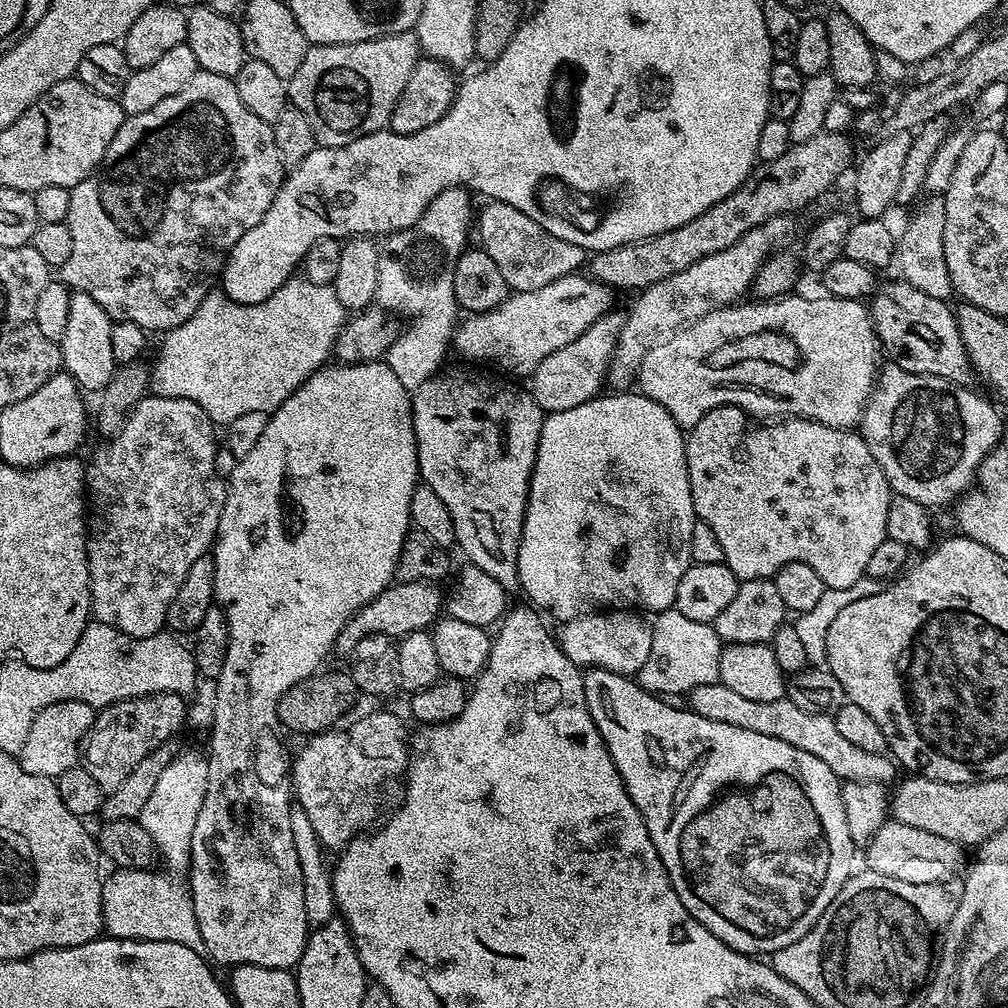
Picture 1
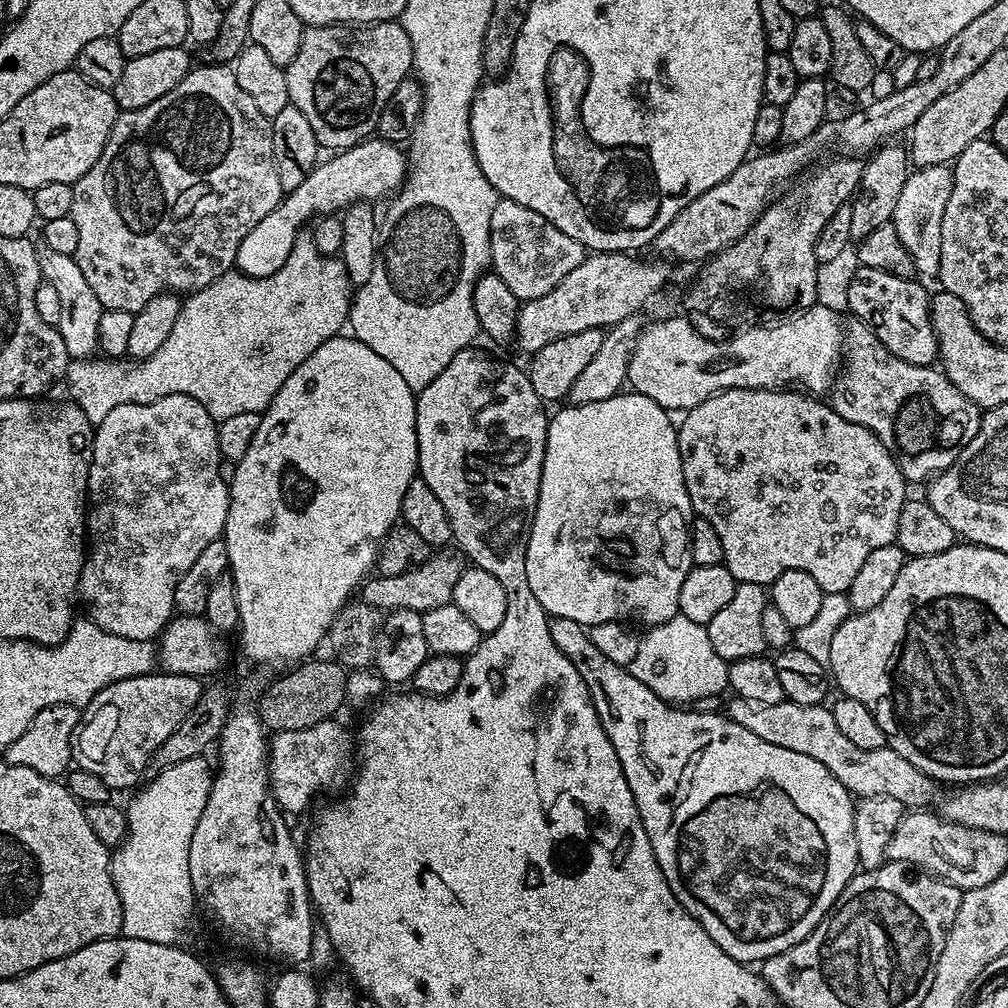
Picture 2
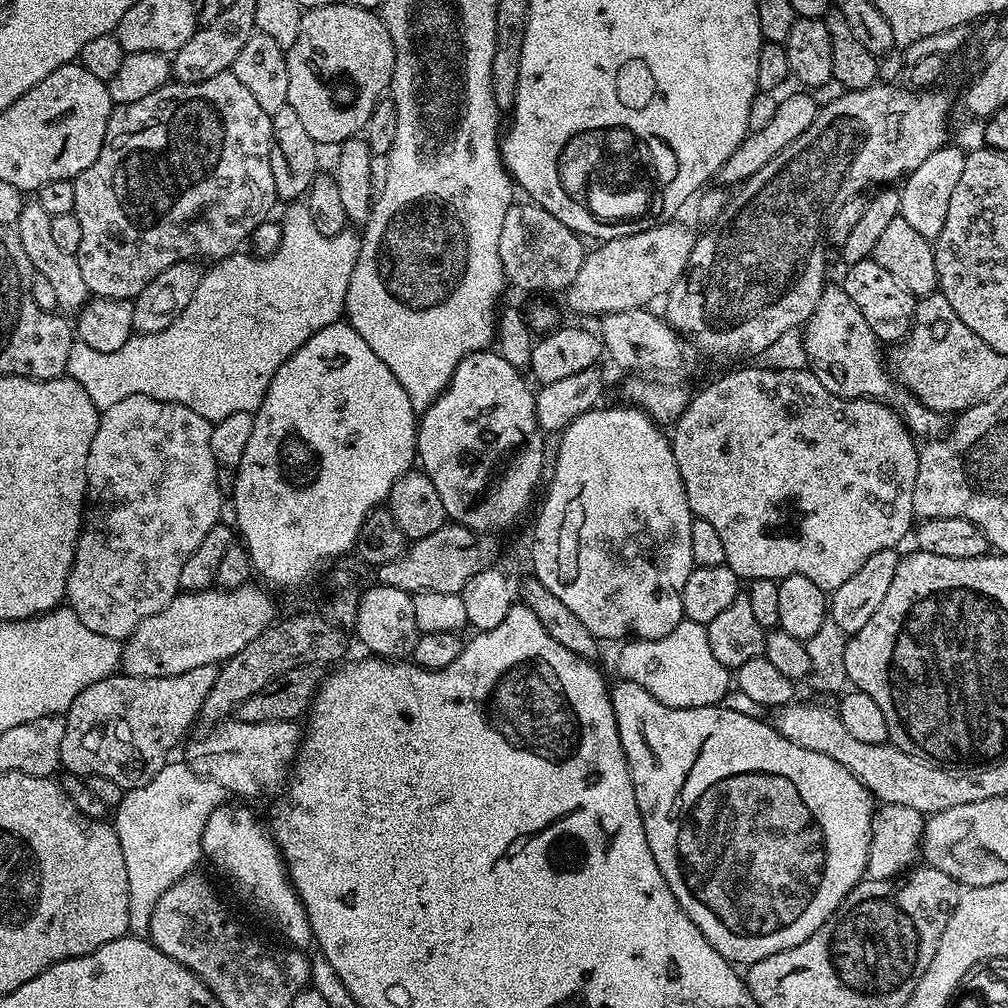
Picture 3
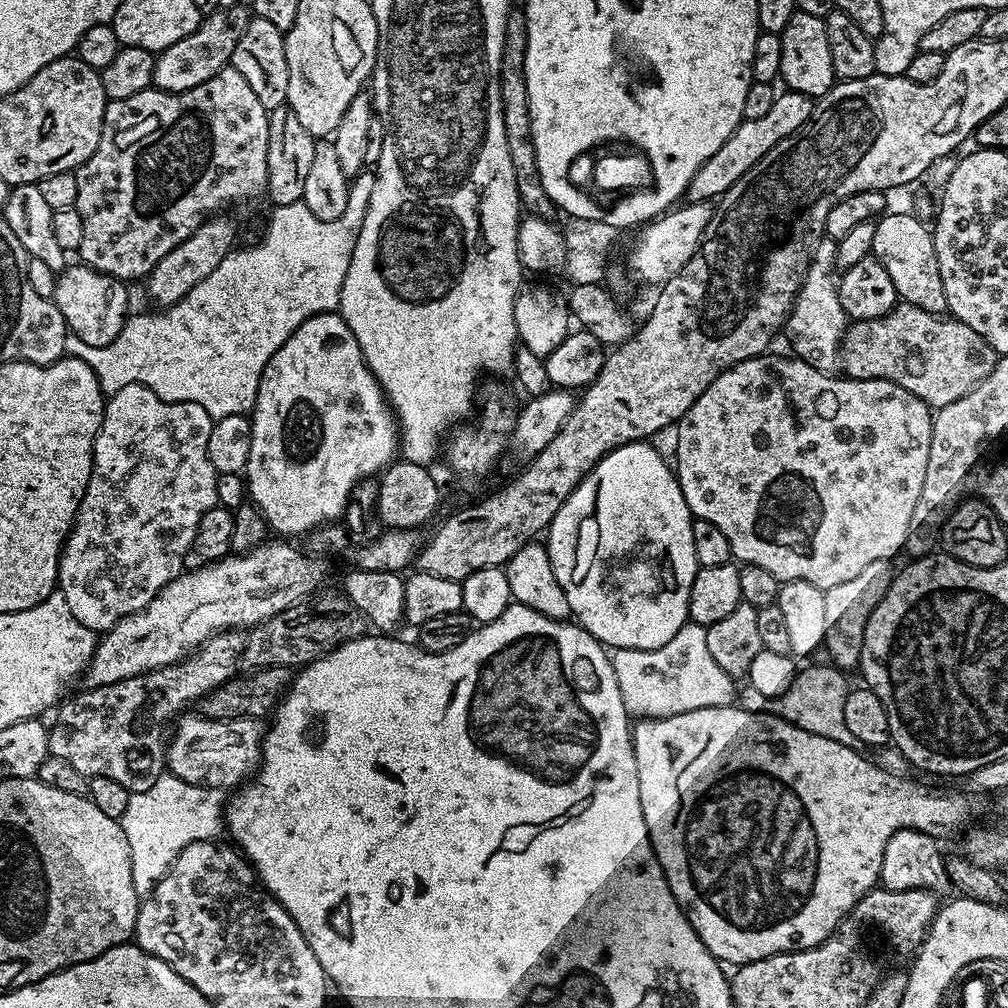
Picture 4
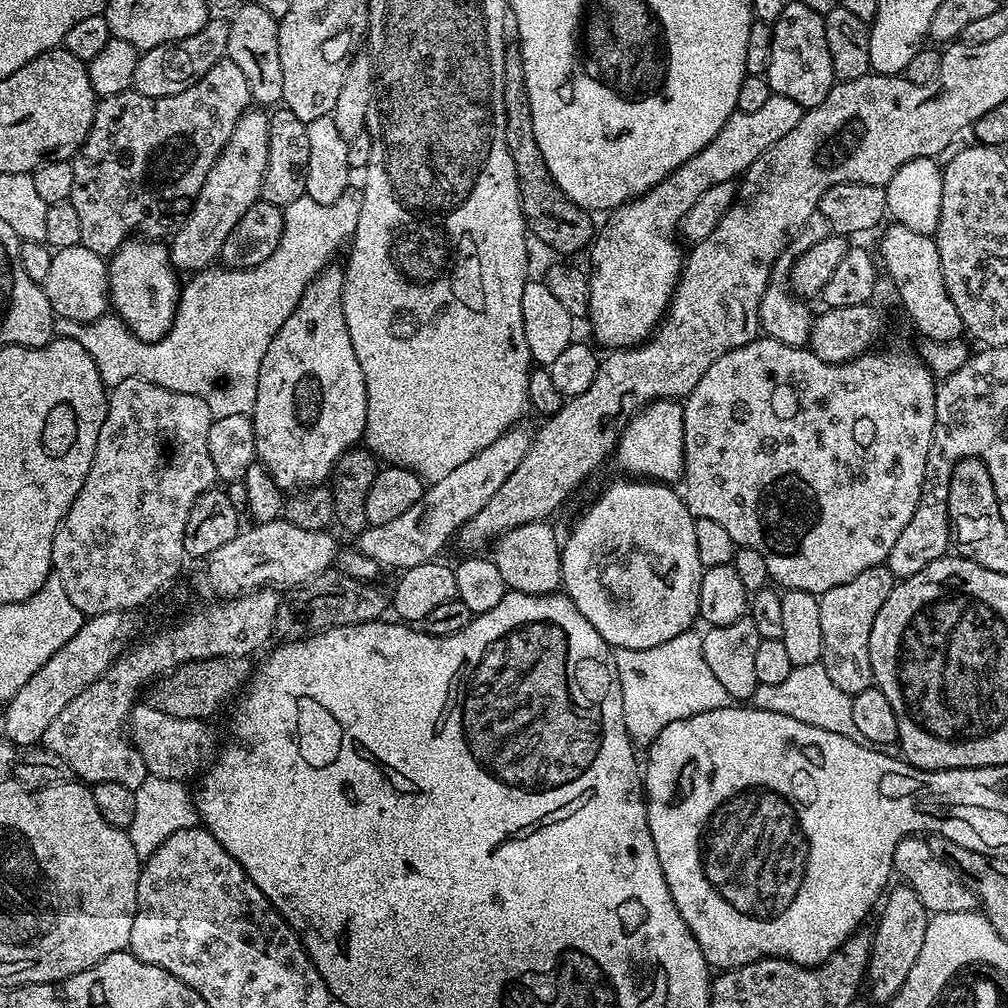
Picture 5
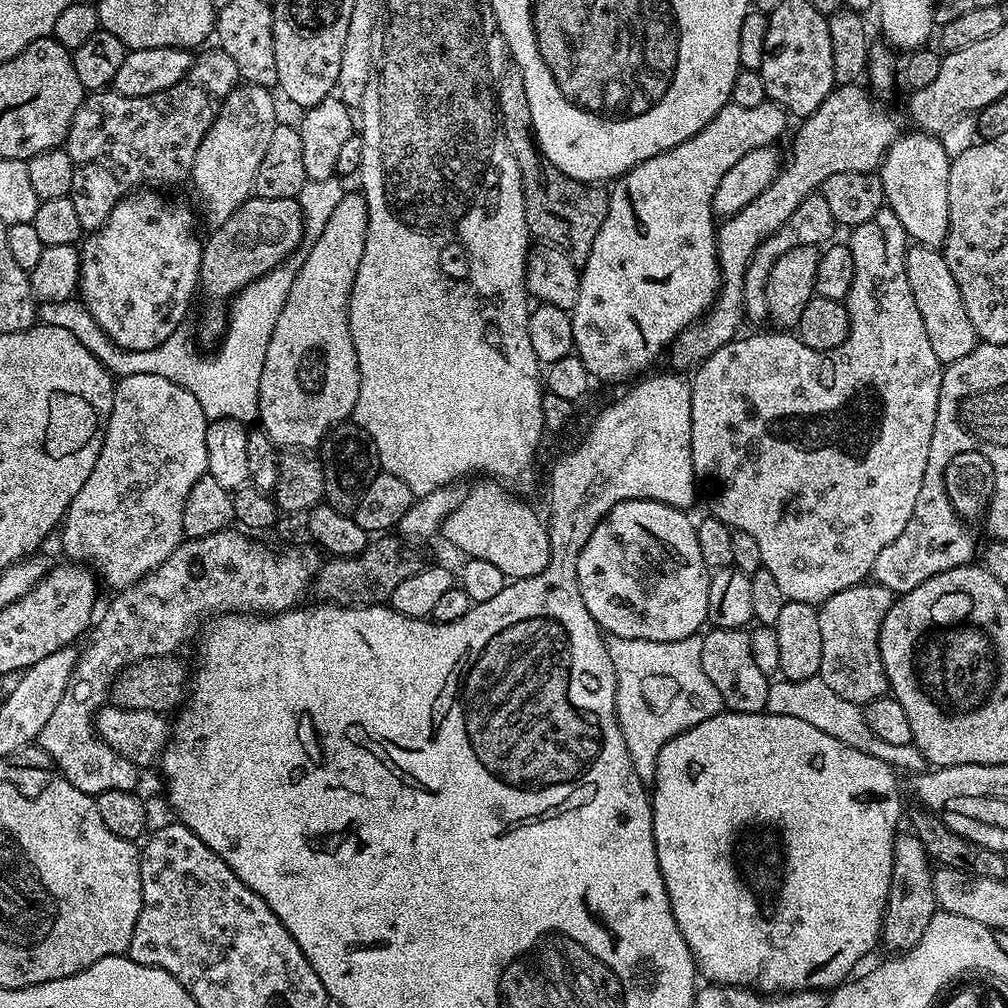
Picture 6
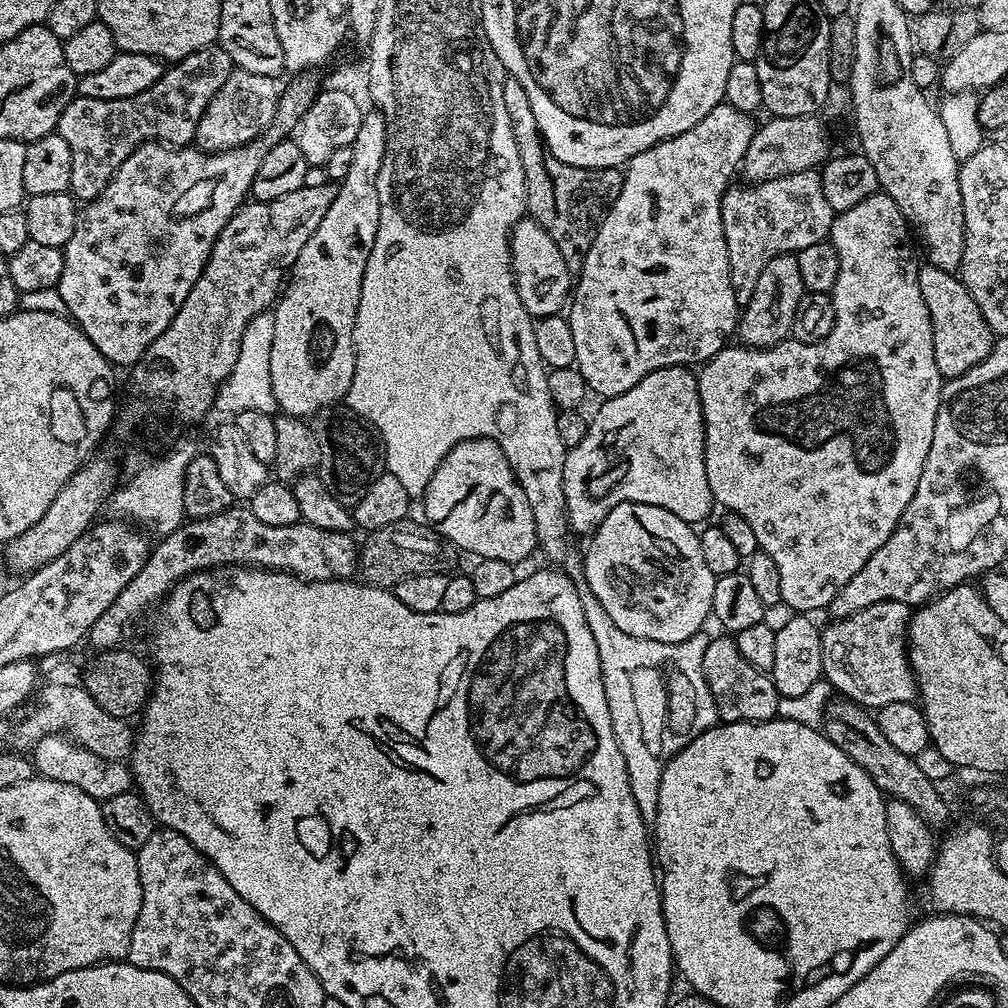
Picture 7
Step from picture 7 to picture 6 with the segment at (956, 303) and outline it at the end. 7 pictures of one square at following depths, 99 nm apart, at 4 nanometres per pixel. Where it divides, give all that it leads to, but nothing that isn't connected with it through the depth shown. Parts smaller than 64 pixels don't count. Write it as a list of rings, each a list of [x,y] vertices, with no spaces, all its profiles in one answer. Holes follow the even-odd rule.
[[[923,246],[909,247],[906,254],[906,278],[910,280],[914,306],[918,306],[922,322],[926,322],[926,338],[930,338],[930,346],[941,365],[947,366],[958,362],[958,358],[966,358],[966,354],[976,349],[978,337],[974,322],[970,322],[970,314],[966,314],[958,282],[954,282],[954,276],[946,266],[943,251]]]

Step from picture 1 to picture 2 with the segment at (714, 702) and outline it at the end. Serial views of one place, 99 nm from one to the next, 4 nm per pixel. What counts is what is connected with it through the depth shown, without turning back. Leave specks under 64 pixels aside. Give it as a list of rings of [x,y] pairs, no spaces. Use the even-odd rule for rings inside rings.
[[[733,695],[728,704],[726,715],[729,720],[746,726],[750,734],[758,734],[765,742],[774,742],[774,746],[786,746],[797,754],[810,754],[817,762],[822,762],[842,786],[856,798],[898,798],[905,809],[924,810],[936,796],[937,781],[928,776],[918,766],[906,762],[902,754],[887,746],[878,750],[862,750],[849,742],[838,730],[834,722],[831,707],[824,704],[799,704],[790,699],[778,702],[757,702],[751,698]]]

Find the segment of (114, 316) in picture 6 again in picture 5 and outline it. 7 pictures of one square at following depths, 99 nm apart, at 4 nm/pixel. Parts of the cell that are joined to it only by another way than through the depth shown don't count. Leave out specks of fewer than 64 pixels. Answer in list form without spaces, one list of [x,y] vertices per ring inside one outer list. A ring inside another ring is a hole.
[[[140,238],[125,240],[107,261],[108,298],[111,311],[120,317],[129,332],[142,338],[142,342],[154,342],[161,340],[172,328],[182,280],[179,280],[178,269],[165,245],[163,248],[160,244],[136,239]]]

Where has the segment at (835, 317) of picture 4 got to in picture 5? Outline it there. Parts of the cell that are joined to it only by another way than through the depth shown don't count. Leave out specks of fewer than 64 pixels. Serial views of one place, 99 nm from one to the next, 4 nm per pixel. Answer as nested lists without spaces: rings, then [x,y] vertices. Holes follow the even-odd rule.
[[[818,210],[806,222],[806,226],[799,234],[792,237],[790,243],[784,247],[784,253],[777,258],[776,264],[772,268],[772,278],[768,282],[768,289],[760,303],[760,332],[767,339],[777,340],[786,346],[802,348],[807,345],[810,334],[812,333],[812,322],[814,312],[807,308],[805,301],[801,297],[790,294],[789,285],[786,281],[789,279],[792,262],[796,257],[802,255],[810,246],[816,242],[822,242],[822,238],[833,235],[832,227],[826,222],[826,218]]]

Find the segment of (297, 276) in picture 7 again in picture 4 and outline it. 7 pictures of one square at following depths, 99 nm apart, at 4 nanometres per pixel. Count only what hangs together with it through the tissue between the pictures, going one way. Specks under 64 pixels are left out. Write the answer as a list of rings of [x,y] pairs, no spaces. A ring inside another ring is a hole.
[[[339,311],[320,312],[317,316],[306,318],[298,330],[266,362],[266,370],[260,379],[256,401],[250,413],[252,422],[252,437],[250,438],[250,458],[246,462],[243,470],[243,477],[246,481],[246,496],[251,503],[255,504],[260,515],[269,526],[273,533],[276,532],[280,538],[296,538],[292,536],[303,537],[312,531],[313,528],[319,528],[321,524],[331,524],[339,521],[344,515],[344,508],[352,498],[352,491],[359,480],[367,480],[383,473],[389,464],[393,463],[398,456],[398,421],[388,403],[384,398],[384,392],[380,384],[374,378],[374,374],[364,365],[364,355],[354,338],[350,334],[350,326],[340,316]]]

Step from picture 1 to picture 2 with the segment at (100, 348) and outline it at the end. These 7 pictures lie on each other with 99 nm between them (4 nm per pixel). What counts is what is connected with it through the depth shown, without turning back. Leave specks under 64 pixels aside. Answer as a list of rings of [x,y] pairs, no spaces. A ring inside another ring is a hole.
[[[40,246],[36,249],[36,257],[43,283],[54,286],[58,293],[62,315],[59,316],[55,328],[62,334],[62,342],[66,342],[69,357],[72,360],[91,357],[98,348],[98,326],[106,311],[102,302],[98,302],[90,282],[86,282],[75,256],[58,254],[55,250]]]

